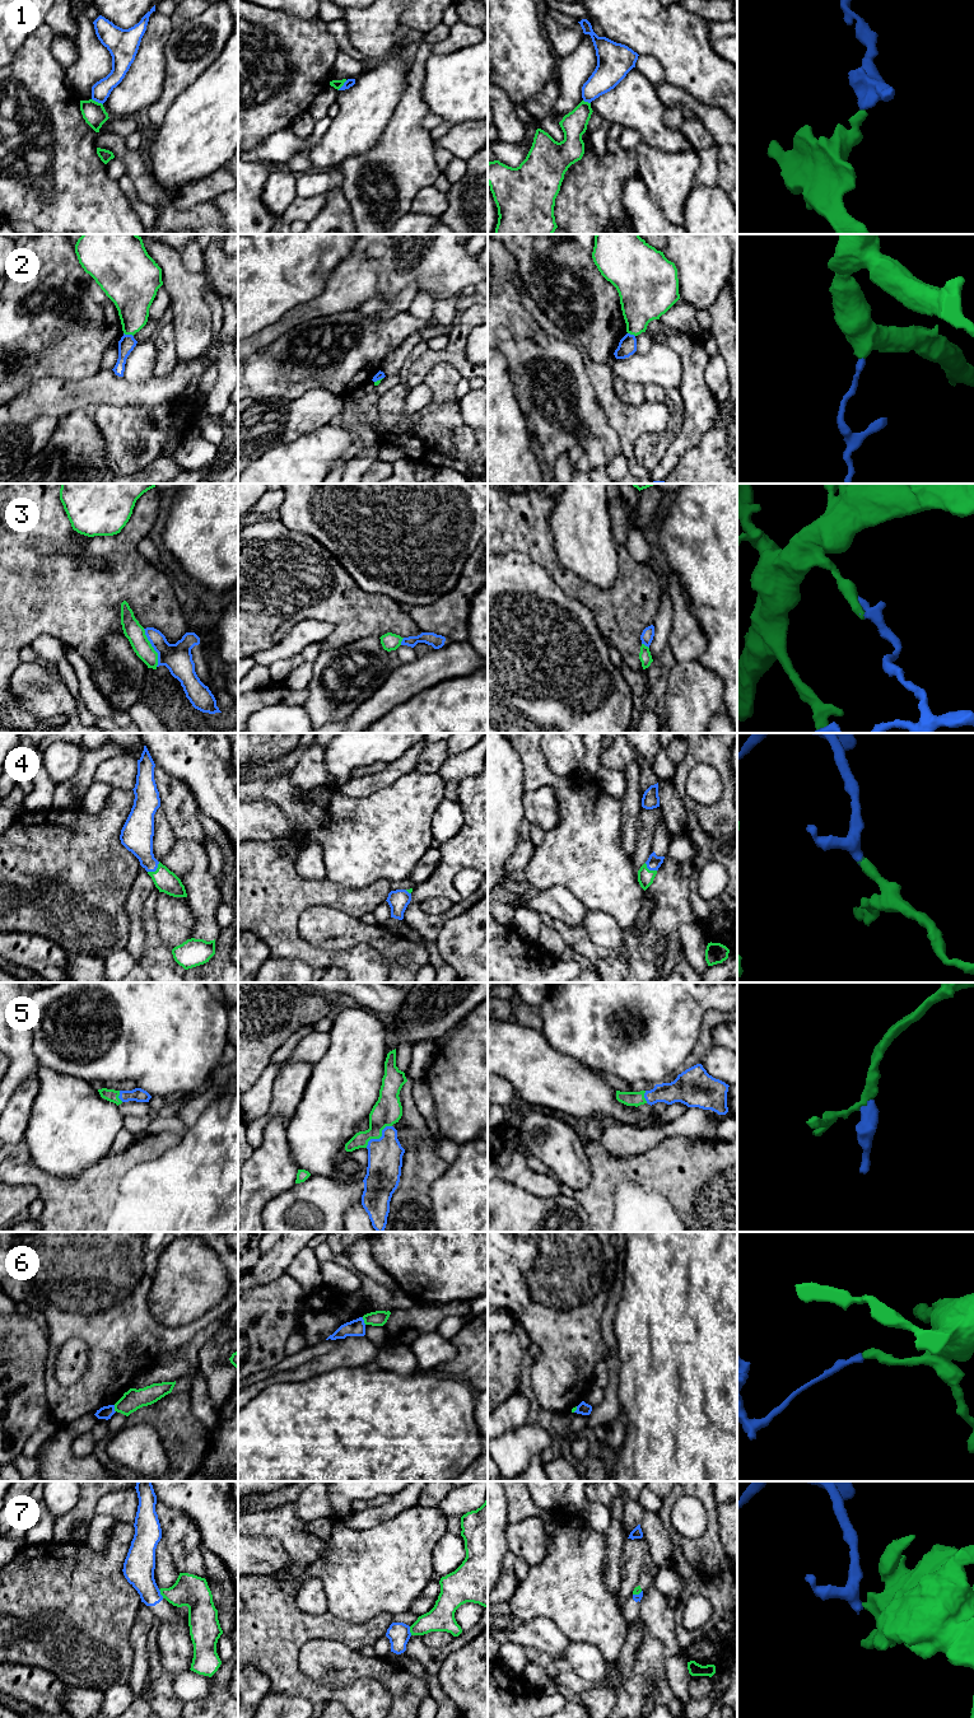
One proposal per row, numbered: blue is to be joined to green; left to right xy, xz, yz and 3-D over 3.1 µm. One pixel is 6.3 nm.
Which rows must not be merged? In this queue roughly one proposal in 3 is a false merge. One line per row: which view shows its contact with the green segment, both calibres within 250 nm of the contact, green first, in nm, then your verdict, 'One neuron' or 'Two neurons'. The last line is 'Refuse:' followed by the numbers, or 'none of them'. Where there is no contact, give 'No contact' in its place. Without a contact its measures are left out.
1: Touches green in xy. Thickness 140 nm (green) against 120 nm. Two neurons
2: Touches green in xy. Thickness 260 nm (green) against 100 nm. Two neurons
3: Touches green in xy. Thickness 120 nm (green) against 180 nm. One neuron
4: Touches green in xy. Thickness 140 nm (green) against 200 nm. One neuron
5: Touches green in xz. Thickness 180 nm (green) against 220 nm. One neuron
6: Touches green in xz. Thickness 100 nm (green) against 110 nm. Two neurons
7: Touches green in xy. Thickness 200 nm (green) against 200 nm. Two neurons
Refuse: 1, 2, 6, 7

